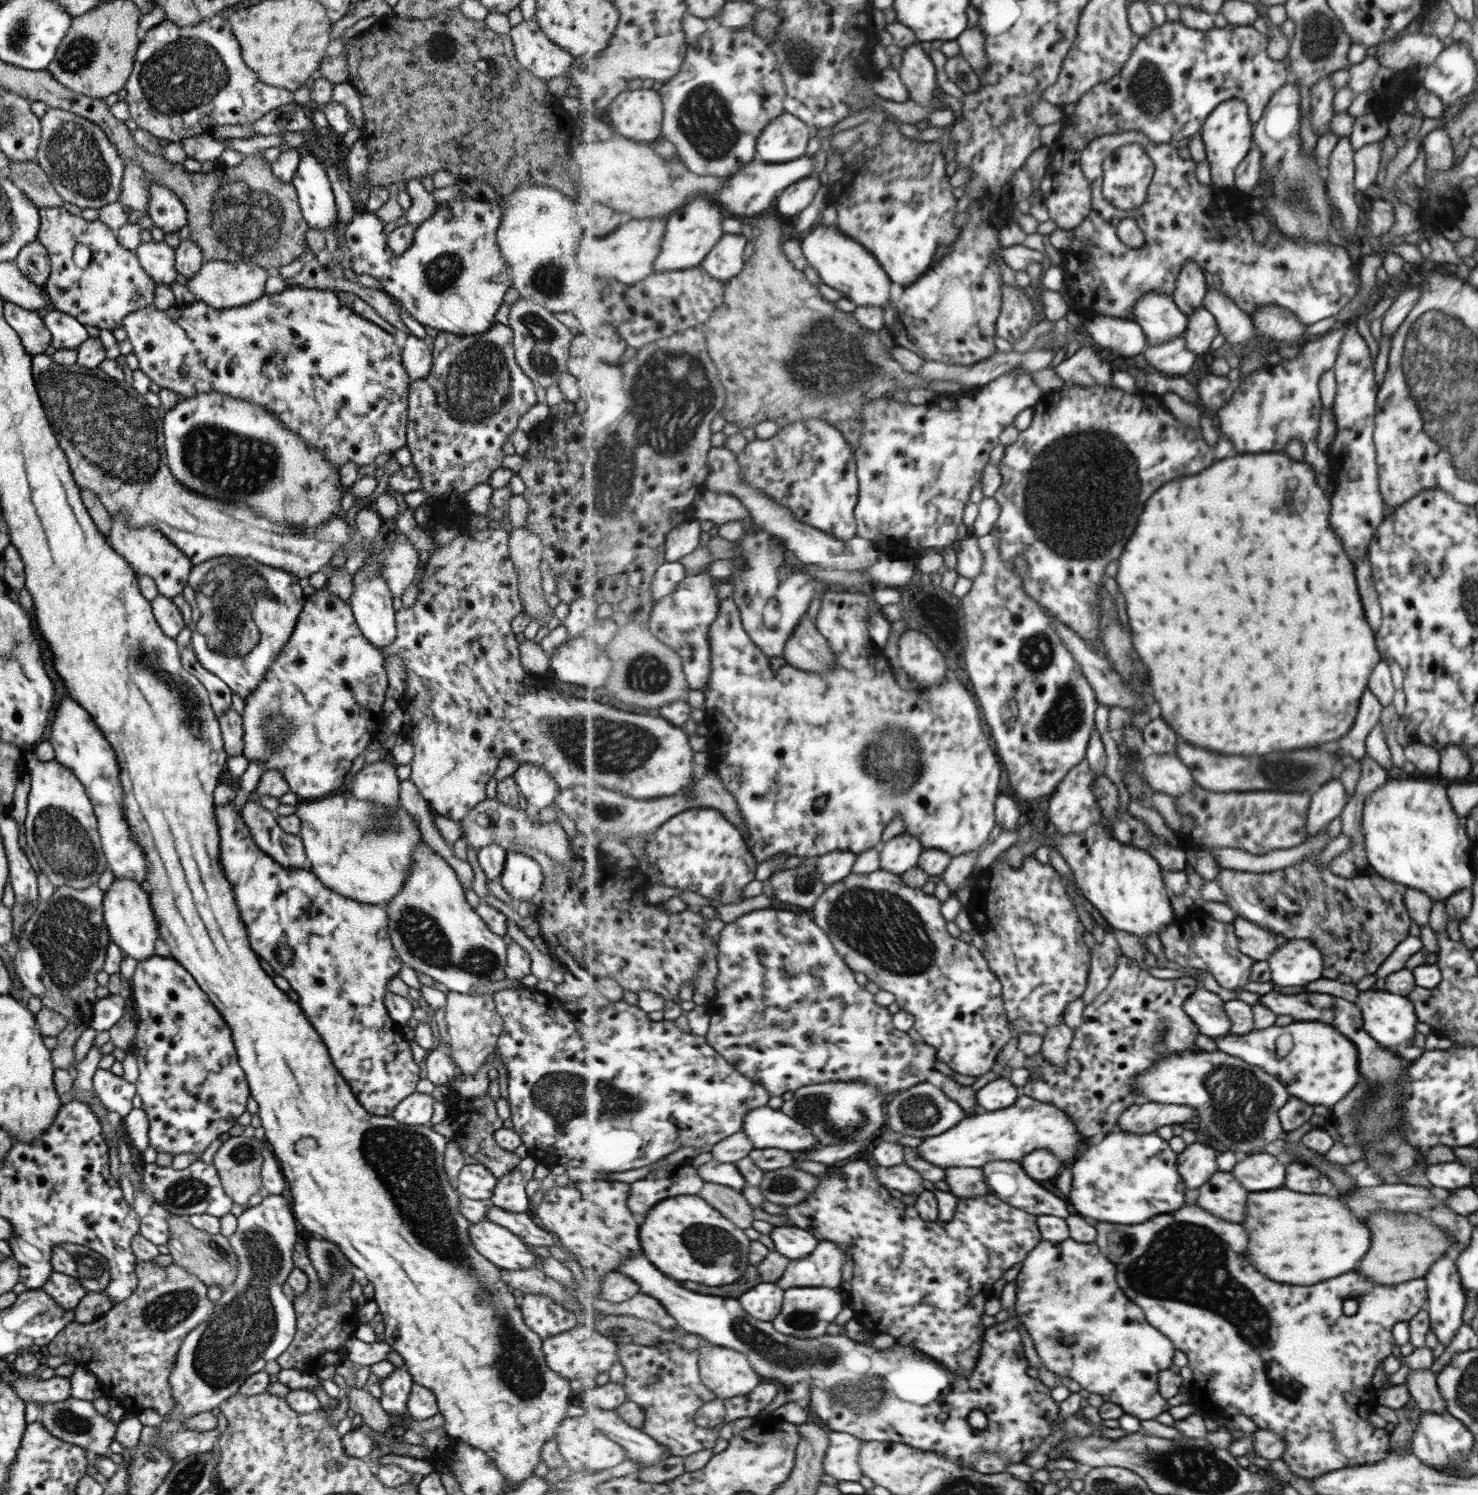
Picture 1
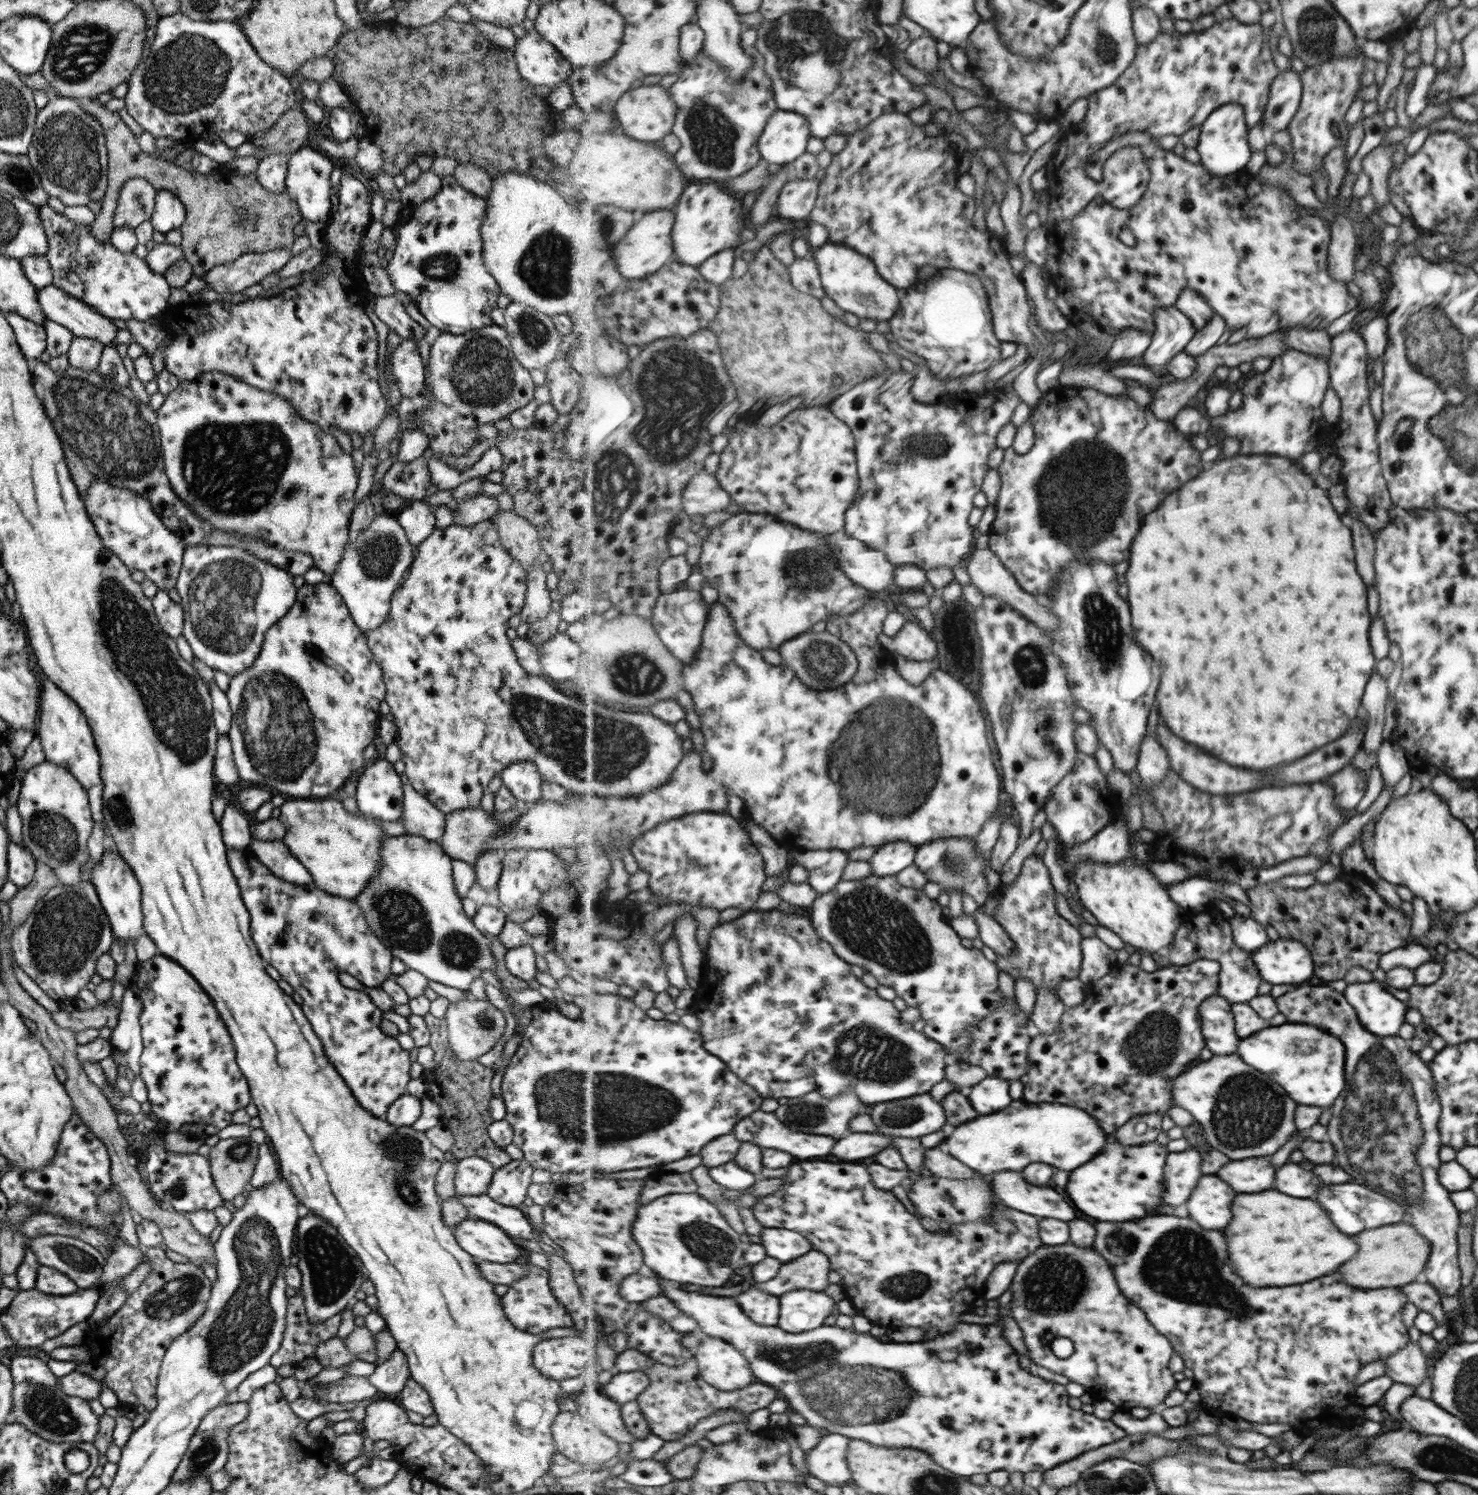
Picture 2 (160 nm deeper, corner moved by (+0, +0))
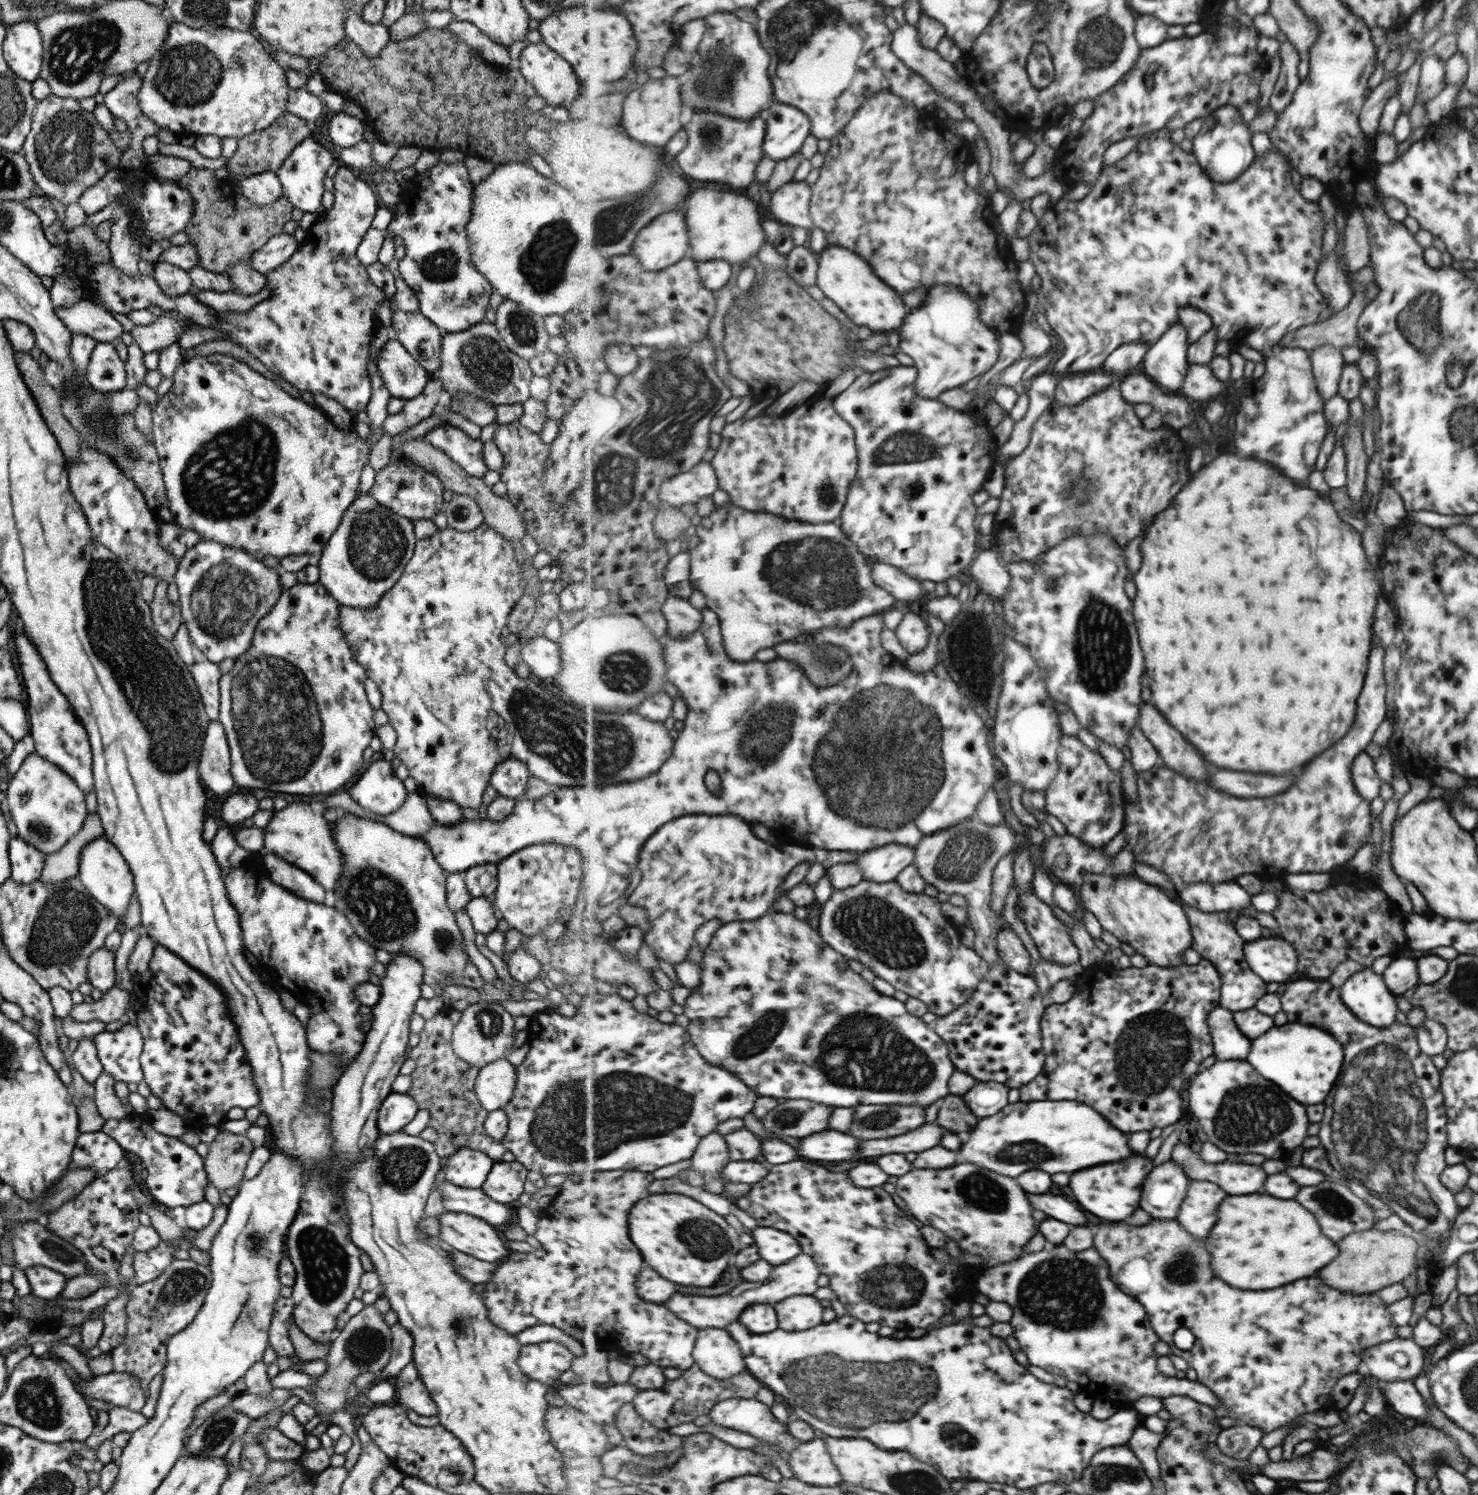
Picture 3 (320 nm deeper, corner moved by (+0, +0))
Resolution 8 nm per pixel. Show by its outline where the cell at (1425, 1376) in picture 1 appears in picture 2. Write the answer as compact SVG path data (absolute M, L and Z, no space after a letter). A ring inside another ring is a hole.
M1406 1342L1403 1348L1396 1350L1387 1358L1382 1358L1385 1363L1384 1375L1393 1382L1408 1384L1416 1388L1430 1370L1430 1359L1421 1352L1418 1343Z

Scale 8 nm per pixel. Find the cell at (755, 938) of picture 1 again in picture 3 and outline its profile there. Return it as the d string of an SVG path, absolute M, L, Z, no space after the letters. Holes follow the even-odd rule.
M771 912L764 917L754 920L735 921L722 924L704 951L702 962L699 964L702 971L701 984L691 990L683 1005L684 1013L690 1018L686 1028L692 1035L692 1041L697 1050L711 1063L724 1066L725 1070L732 1071L746 1084L756 1090L760 1096L771 1098L785 1098L791 1100L810 1100L817 1104L833 1107L851 1108L859 1105L889 1105L913 1104L915 1106L931 1106L937 1100L949 1096L951 1090L949 1081L957 1071L956 1063L952 1061L949 1045L941 1035L933 1029L931 1024L923 1022L921 1017L912 1015L905 1002L900 1002L893 996L884 995L870 982L861 978L861 974L849 968L848 958L837 952L821 936L820 931L810 926L807 920L795 918L793 913Z

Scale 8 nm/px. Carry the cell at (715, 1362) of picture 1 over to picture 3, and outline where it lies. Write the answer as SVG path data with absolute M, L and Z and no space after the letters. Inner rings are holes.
M707 1327L699 1330L696 1349L692 1353L696 1358L696 1364L701 1367L701 1370L715 1378L737 1377L747 1370L740 1343L733 1338L733 1335L727 1329Z

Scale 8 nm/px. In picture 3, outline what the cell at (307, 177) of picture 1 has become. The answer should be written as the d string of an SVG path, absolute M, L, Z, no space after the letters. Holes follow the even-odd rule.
M310 138L303 139L294 146L289 156L281 163L281 166L273 172L280 182L282 196L293 208L297 208L303 213L314 213L319 216L323 212L321 207L321 194L324 191L323 177L333 161L333 154L317 141Z

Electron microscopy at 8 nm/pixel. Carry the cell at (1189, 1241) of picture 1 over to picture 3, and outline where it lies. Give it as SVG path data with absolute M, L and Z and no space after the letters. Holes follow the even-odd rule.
M1176 1219L1155 1220L1153 1224L1147 1224L1147 1226L1129 1226L1129 1224L1101 1226L1101 1230L1097 1232L1097 1238L1095 1238L1095 1248L1101 1250L1101 1254L1105 1254L1105 1260L1109 1262L1109 1266L1113 1270L1113 1278L1117 1278L1116 1283L1121 1287L1121 1290L1124 1290L1125 1294L1134 1297L1148 1311L1154 1329L1160 1335L1160 1340L1169 1344L1169 1352L1183 1358L1196 1371L1197 1380L1209 1386L1242 1424L1260 1428L1264 1433L1287 1425L1300 1414L1316 1411L1322 1409L1325 1404L1331 1404L1328 1396L1335 1381L1341 1376L1355 1371L1357 1364L1359 1364L1359 1352L1368 1346L1395 1338L1397 1325L1392 1323L1389 1313L1387 1313L1388 1304L1385 1304L1384 1300L1381 1300L1376 1293L1359 1294L1359 1296L1351 1298L1351 1293L1341 1294L1337 1290L1331 1290L1325 1284L1321 1284L1319 1278L1301 1278L1301 1280L1297 1280L1297 1282L1293 1282L1289 1286L1275 1288L1275 1290L1263 1290L1263 1292L1237 1290L1237 1288L1229 1286L1227 1282L1223 1282L1221 1278L1217 1278L1213 1274L1213 1270L1211 1270L1211 1254L1205 1248L1205 1240L1191 1238L1189 1232ZM1179 1328L1187 1328L1195 1336L1193 1347L1189 1350L1181 1350L1173 1343L1173 1336L1175 1336L1175 1332Z

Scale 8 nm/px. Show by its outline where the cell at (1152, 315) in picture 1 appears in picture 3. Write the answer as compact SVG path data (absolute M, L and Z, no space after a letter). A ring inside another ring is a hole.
M1178 321L1159 342L1150 345L1144 360L1144 374L1169 393L1181 393L1189 372L1188 327Z

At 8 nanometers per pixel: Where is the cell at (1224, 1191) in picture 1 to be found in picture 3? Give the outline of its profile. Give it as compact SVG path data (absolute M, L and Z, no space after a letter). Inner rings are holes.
M1193 1182L1176 1220L1195 1238L1205 1238L1217 1224L1217 1208L1227 1198L1227 1192L1213 1182Z

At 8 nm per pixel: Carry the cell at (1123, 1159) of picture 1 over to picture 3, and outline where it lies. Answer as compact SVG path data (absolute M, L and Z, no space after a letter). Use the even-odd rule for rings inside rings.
M1141 1154L1137 1158L1127 1159L1127 1162L1113 1162L1109 1166L1095 1166L1093 1170L1081 1170L1071 1176L1071 1188L1077 1202L1083 1204L1085 1210L1093 1212L1099 1218L1119 1222L1129 1218L1139 1208L1143 1180L1153 1168L1153 1160Z

